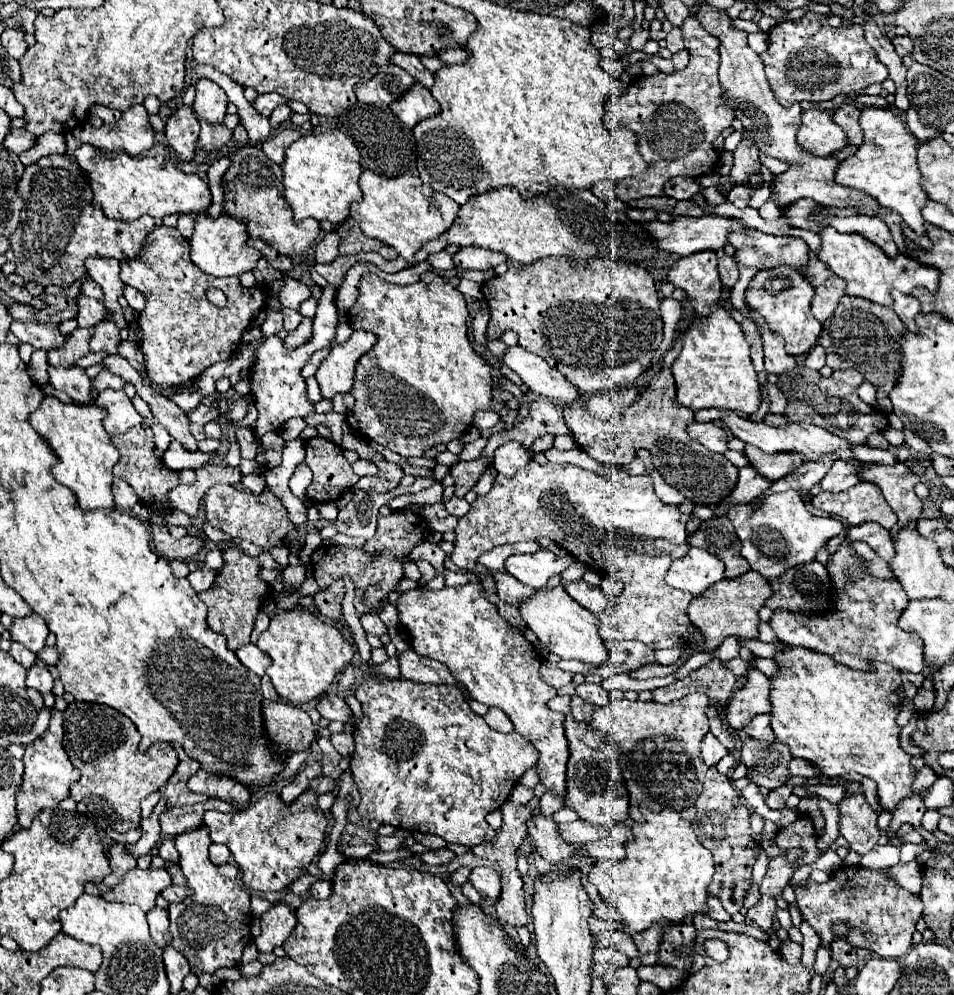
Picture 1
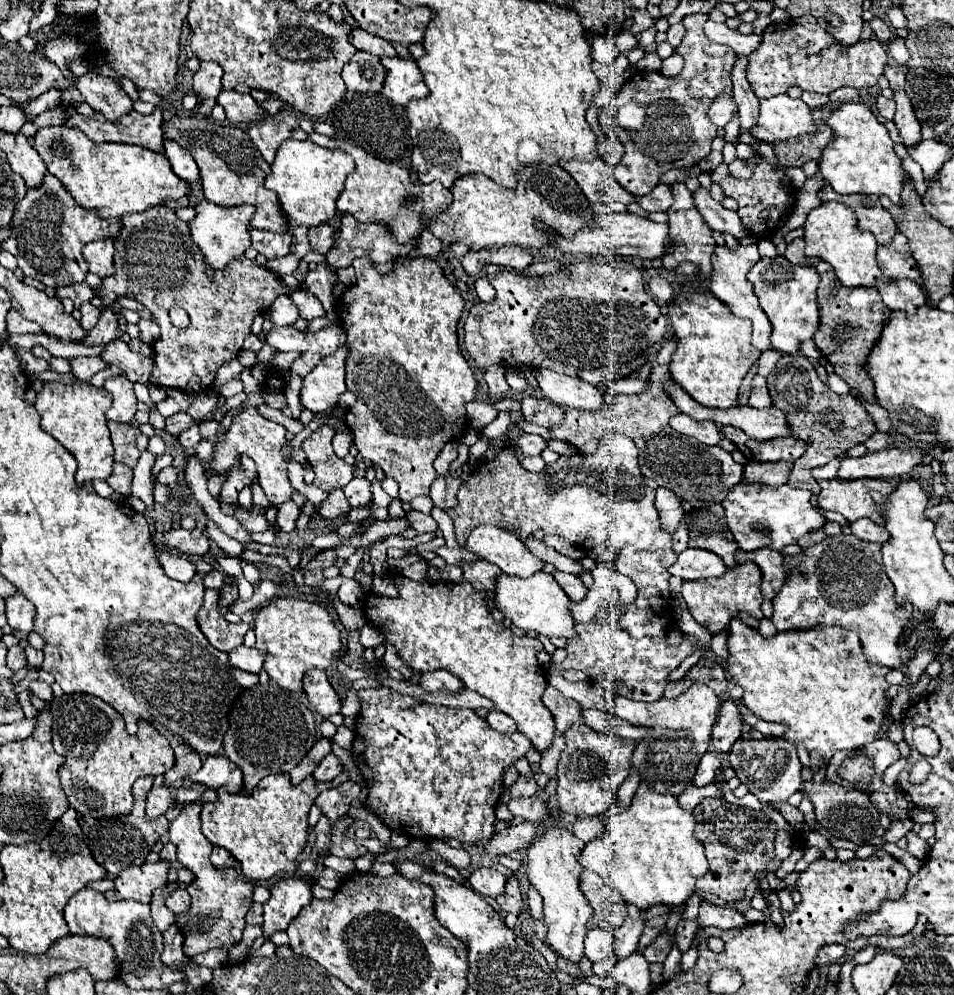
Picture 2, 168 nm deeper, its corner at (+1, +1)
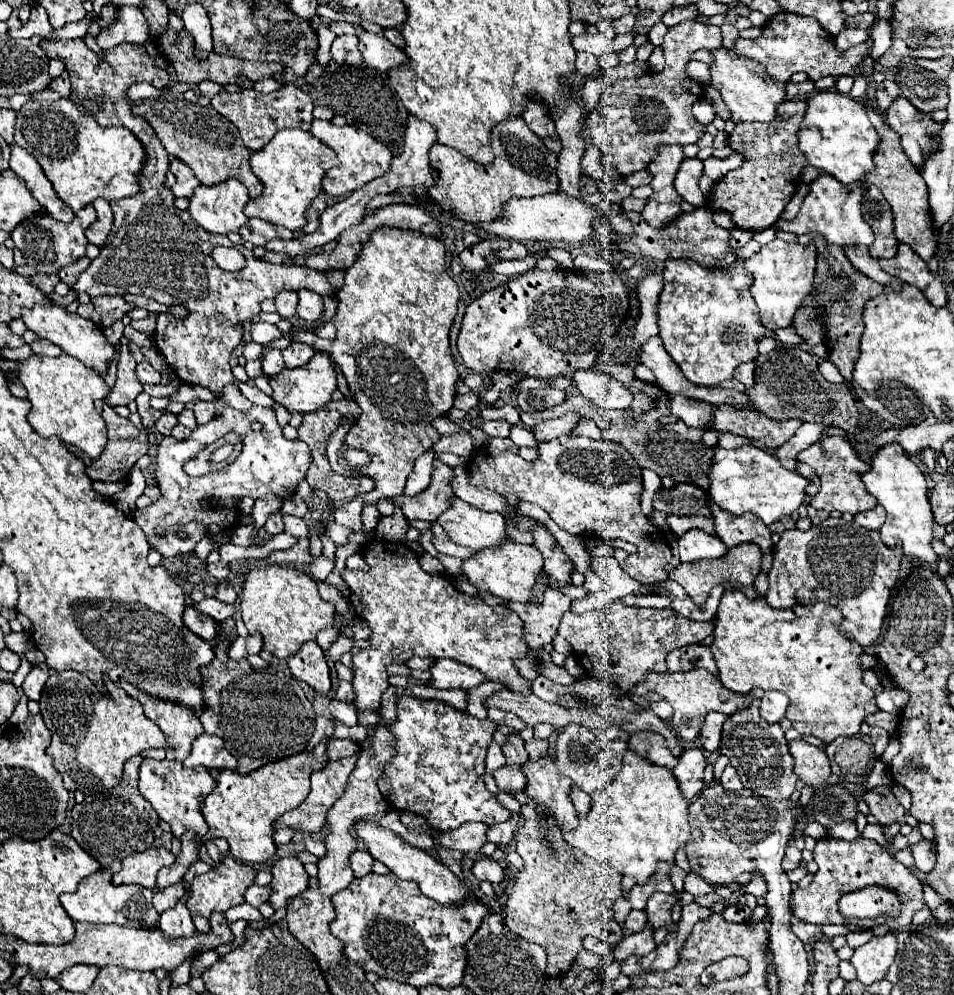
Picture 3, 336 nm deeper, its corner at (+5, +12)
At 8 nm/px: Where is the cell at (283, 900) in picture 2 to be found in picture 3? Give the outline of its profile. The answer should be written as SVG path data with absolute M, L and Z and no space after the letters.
M288 856L278 860L272 866L272 896L270 902L274 908L284 908L286 900L292 896L298 896L308 888L308 874L304 870L304 864L296 856Z

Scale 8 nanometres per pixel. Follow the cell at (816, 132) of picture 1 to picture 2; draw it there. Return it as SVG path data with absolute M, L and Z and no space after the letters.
M778 95L774 99L760 99L760 117L750 133L758 141L778 143L800 135L814 135L816 131L812 109L802 99Z

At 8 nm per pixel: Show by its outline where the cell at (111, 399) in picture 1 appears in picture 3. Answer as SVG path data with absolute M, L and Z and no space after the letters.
M120 340L120 358L118 358L118 380L116 386L112 388L112 392L108 394L108 402L112 406L120 406L120 404L130 404L136 400L136 396L144 390L142 382L138 380L138 376L134 376L134 368L136 368L136 360L132 358L130 350L128 350L128 342Z

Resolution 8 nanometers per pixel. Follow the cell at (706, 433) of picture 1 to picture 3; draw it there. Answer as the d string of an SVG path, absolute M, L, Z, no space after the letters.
M670 396L670 414L680 418L692 428L704 428L712 420L712 406L702 400L690 400L686 396Z

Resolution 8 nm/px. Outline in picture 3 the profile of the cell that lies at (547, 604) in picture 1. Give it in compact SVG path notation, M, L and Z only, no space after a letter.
M512 538L502 548L486 548L462 560L462 572L478 590L492 592L508 602L530 602L538 572L542 572L542 554L528 544L518 544Z

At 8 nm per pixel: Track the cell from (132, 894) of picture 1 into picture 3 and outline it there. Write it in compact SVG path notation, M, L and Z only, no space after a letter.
M148 848L144 852L134 852L122 860L122 870L112 876L114 884L138 884L144 888L156 888L156 874L160 868L174 862L174 854L166 848Z

